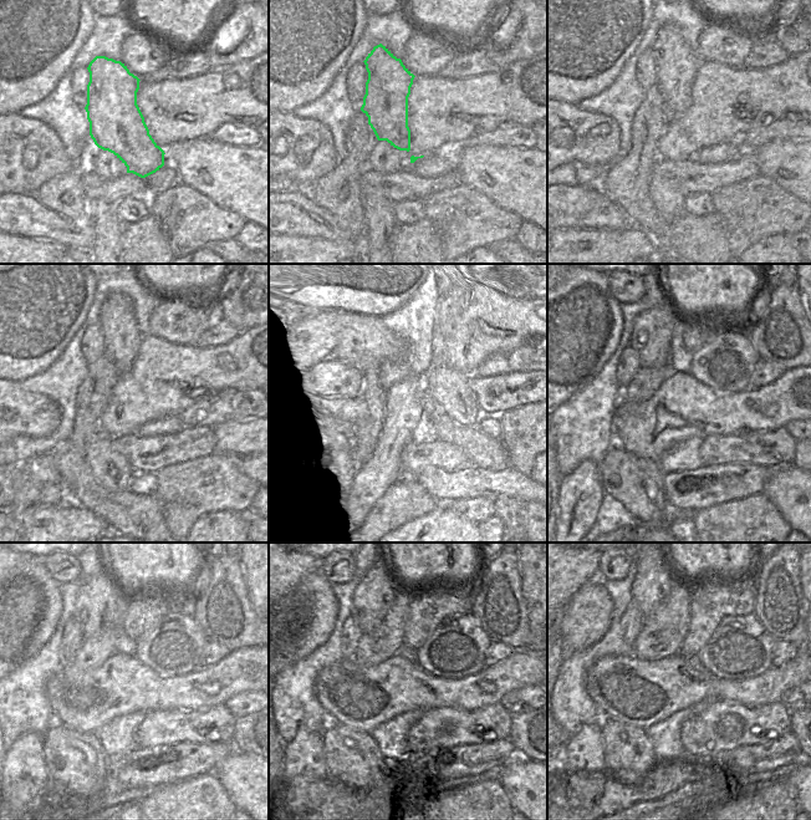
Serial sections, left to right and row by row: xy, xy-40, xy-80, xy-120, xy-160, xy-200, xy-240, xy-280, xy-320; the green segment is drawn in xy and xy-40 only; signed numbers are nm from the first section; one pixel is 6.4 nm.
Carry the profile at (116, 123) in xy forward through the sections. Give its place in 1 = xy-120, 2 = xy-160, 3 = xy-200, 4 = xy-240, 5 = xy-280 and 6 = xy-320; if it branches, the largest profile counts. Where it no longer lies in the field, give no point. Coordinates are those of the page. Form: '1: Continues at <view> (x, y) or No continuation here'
1: Continues at xy-120 (122, 337)
2: Continues at xy-160 (366, 341)
3: Continues at xy-200 (653, 331)
4: Continues at xy-240 (97, 605)
5: Continues at xy-280 (375, 594)
6: Continues at xy-320 (653, 580).

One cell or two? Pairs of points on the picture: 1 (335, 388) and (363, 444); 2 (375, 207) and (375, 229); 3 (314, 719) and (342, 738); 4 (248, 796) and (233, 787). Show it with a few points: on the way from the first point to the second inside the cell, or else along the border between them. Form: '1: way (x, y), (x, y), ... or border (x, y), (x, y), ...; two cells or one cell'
1: border (363, 398), (365, 412), (353, 423), (347, 446); two cells
2: way (375, 212), (375, 224); one cell
3: border (329, 721), (322, 732); two cells
4: way (244, 794), (236, 787); one cell

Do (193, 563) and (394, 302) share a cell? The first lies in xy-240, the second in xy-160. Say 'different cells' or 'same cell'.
different cells

